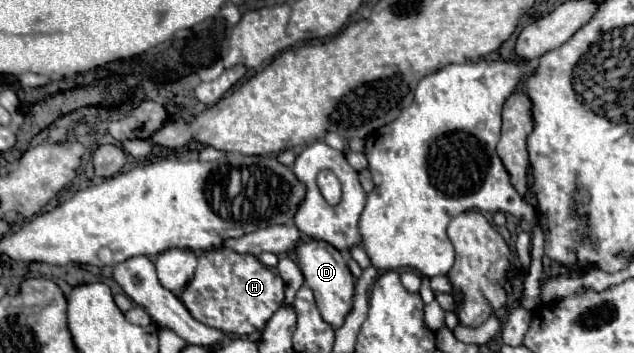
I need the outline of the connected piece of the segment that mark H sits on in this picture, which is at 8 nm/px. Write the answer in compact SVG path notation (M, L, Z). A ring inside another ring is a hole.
M219 247L209 249L199 257L195 277L183 293L187 311L201 323L217 327L225 333L251 335L261 331L271 315L283 305L283 289L283 279L269 271L255 255L239 255L229 247Z

